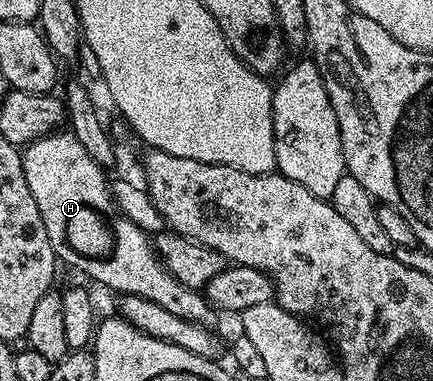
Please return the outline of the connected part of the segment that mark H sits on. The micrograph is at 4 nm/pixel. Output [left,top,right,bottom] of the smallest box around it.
[22,131,216,326]

